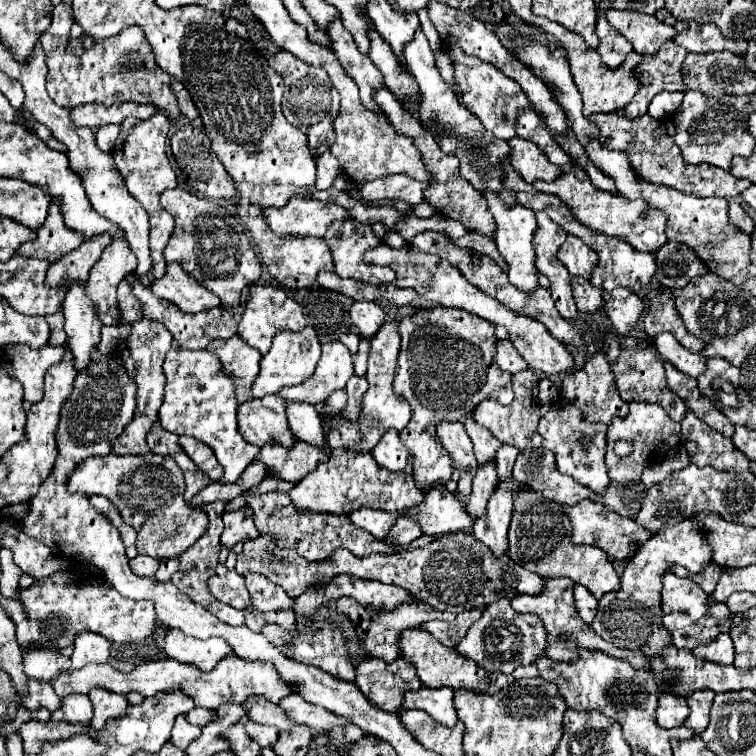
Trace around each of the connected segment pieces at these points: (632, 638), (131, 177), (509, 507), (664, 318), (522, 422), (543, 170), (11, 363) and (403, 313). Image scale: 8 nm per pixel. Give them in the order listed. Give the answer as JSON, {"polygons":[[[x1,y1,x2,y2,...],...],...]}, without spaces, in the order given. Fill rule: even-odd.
{"polygons":[[[681,520,673,526,663,526,661,532,651,536,643,548,629,560,623,576,621,576,621,590,609,592,599,600,597,616,591,628,607,642,615,644,617,648,627,650,641,650,653,662,657,674,671,678,669,670,661,664,659,656,661,650,669,646,669,634,661,624,661,576,673,564,681,564,691,574,703,572,713,558,713,548,707,542,707,530,703,530,695,520]],[[155,112,147,120,125,118,119,126,121,126,121,132,119,132,115,148,113,148,113,158,115,158,115,164,117,164,119,172,123,174,125,182,127,182,127,190,147,210,149,222,151,222,151,260,153,260,153,266,145,276,135,276,135,280,139,284,151,286,157,278,161,278,161,274,165,274,167,262,163,258,163,250,169,242,169,236,171,236,173,228,175,228,173,216,169,212,161,210,161,206,159,206,161,192,177,186,177,176,175,176,173,168,169,164,169,158,165,154,167,132,169,132,171,124,169,124,169,118,163,112]],[[513,478,503,480,489,498,487,504,487,516,481,520,475,520,473,524,473,536,483,542,493,556,505,556,507,554,507,530,509,520,513,514,513,496,519,488,527,488,527,484,515,482]],[[659,288,647,294,647,312,643,320,643,332,647,338,657,338,661,332,671,332,679,344,683,344,691,352,701,352,705,346,695,336,685,332,675,308,673,308,673,294,667,288]],[[523,370,523,372,513,374,513,392,515,392,513,402,503,406,503,404,497,404,493,400,483,400,473,410,475,422,479,426,487,428,503,444,509,444,509,446,515,446,515,448,521,448,521,450,541,446,543,440,537,432,537,424,539,424,539,418,541,418,541,404,537,400,537,382,539,382,539,378,533,370]],[[519,136,507,140,507,144,511,146,511,166,521,174,525,182,529,184,533,180,551,182,561,174,561,168,557,168,555,164,549,164,547,156,537,148,537,144,523,140]],[[9,344,3,348,1,364,13,376,19,380,25,388,25,400,35,404,45,394,45,374,47,370,61,362,65,354,65,346,51,346,47,344,41,348,41,352,33,352,33,348,25,348,25,344]],[[409,304,405,308,397,310,397,316,393,316,391,320,387,320,379,332,369,340,371,350,369,350,369,368,367,368,367,380,369,380,369,390,363,394,363,404,361,404,361,414,357,420,347,420,341,418,339,414,335,414,331,418,331,426,327,432,327,444,331,448,345,448,345,450,355,450,355,452,371,452,371,448,377,444,377,440,389,430,395,428,397,432,401,432,407,422,411,420,411,406,405,404,405,400,401,400,395,392,393,392,393,374,397,368,397,354,401,348,399,342,399,322,403,318,409,318,411,312,417,312,419,308]]]}

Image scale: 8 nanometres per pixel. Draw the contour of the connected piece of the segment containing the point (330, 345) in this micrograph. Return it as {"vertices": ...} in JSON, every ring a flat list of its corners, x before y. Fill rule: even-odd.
{"vertices":[[327,342,321,350,323,354,317,362,315,374,293,388,283,388,279,392,283,400,321,404,331,392,345,388,347,380,353,376,353,358,349,350,341,342]]}

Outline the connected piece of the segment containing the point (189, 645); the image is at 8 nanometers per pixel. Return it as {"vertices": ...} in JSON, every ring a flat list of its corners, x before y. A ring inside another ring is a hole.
{"vertices":[[169,630,165,636,165,652,183,664,191,664,203,672,209,672,225,656,231,656,233,648,225,644,225,640,221,638,197,640,197,638,185,636,183,632]]}

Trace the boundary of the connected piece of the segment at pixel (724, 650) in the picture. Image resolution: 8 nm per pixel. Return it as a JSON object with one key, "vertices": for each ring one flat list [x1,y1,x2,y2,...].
{"vertices":[[721,634,717,638,713,638,709,644,705,646,697,646,693,650,693,654,701,660,709,660,709,662,717,662,717,664,733,664,733,640,729,634]]}

